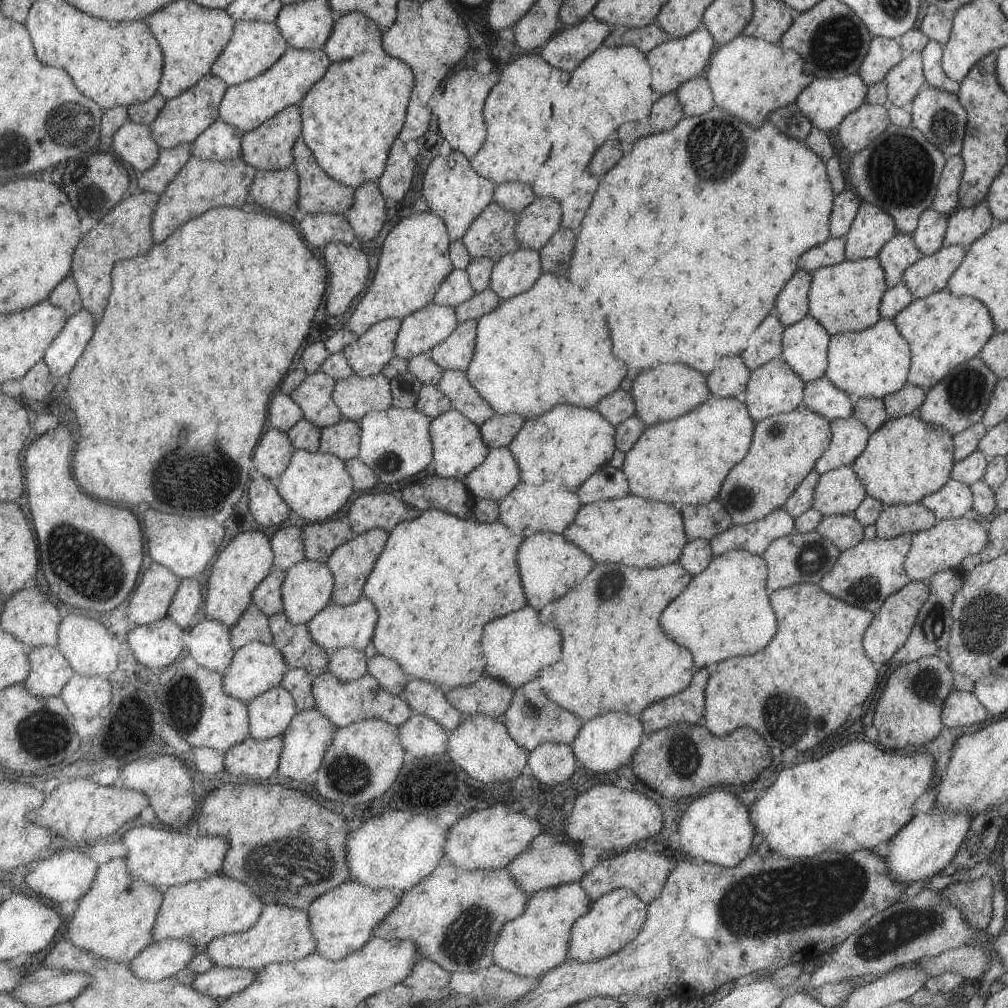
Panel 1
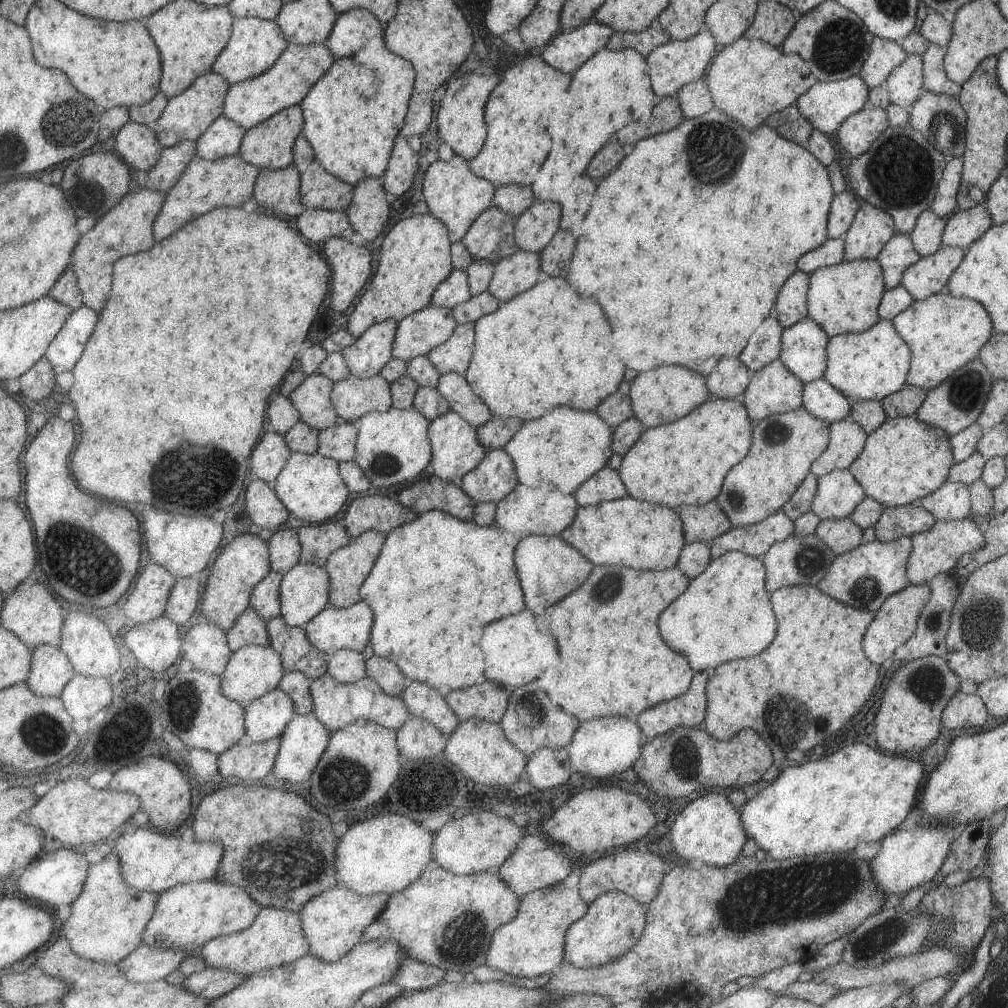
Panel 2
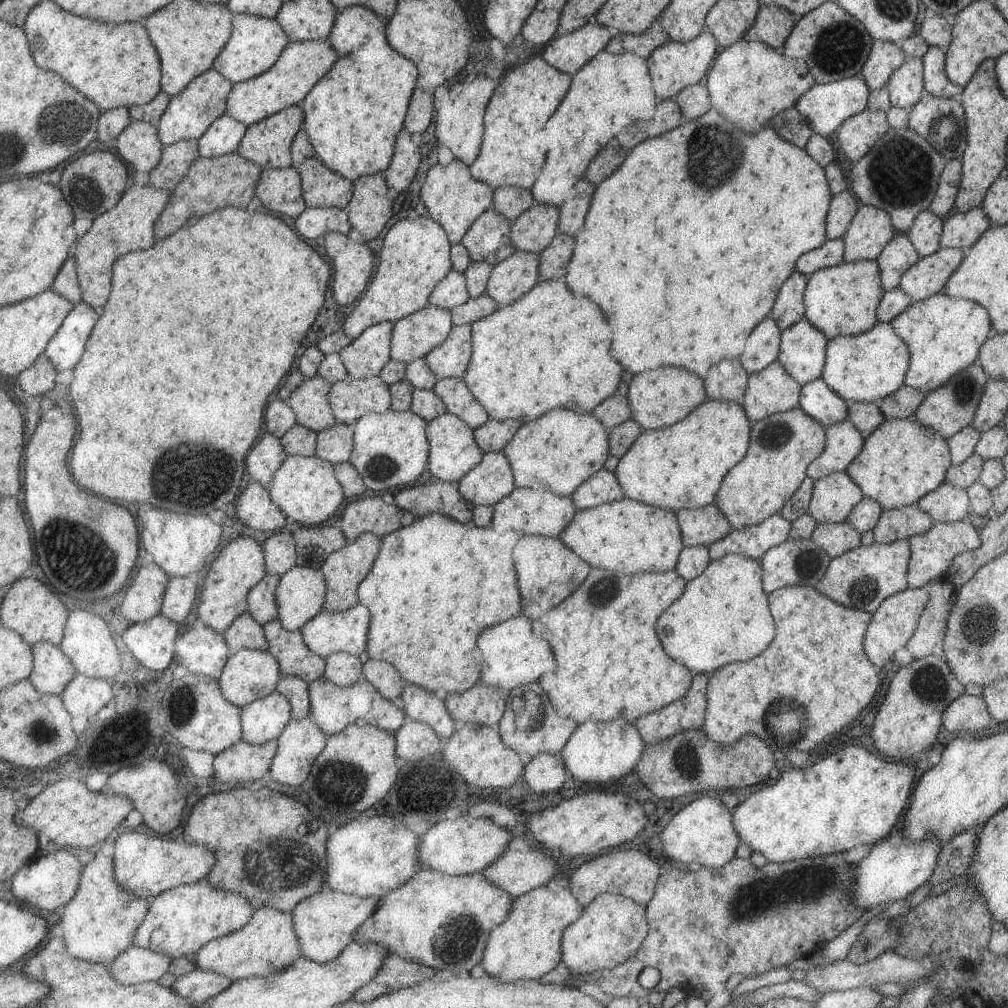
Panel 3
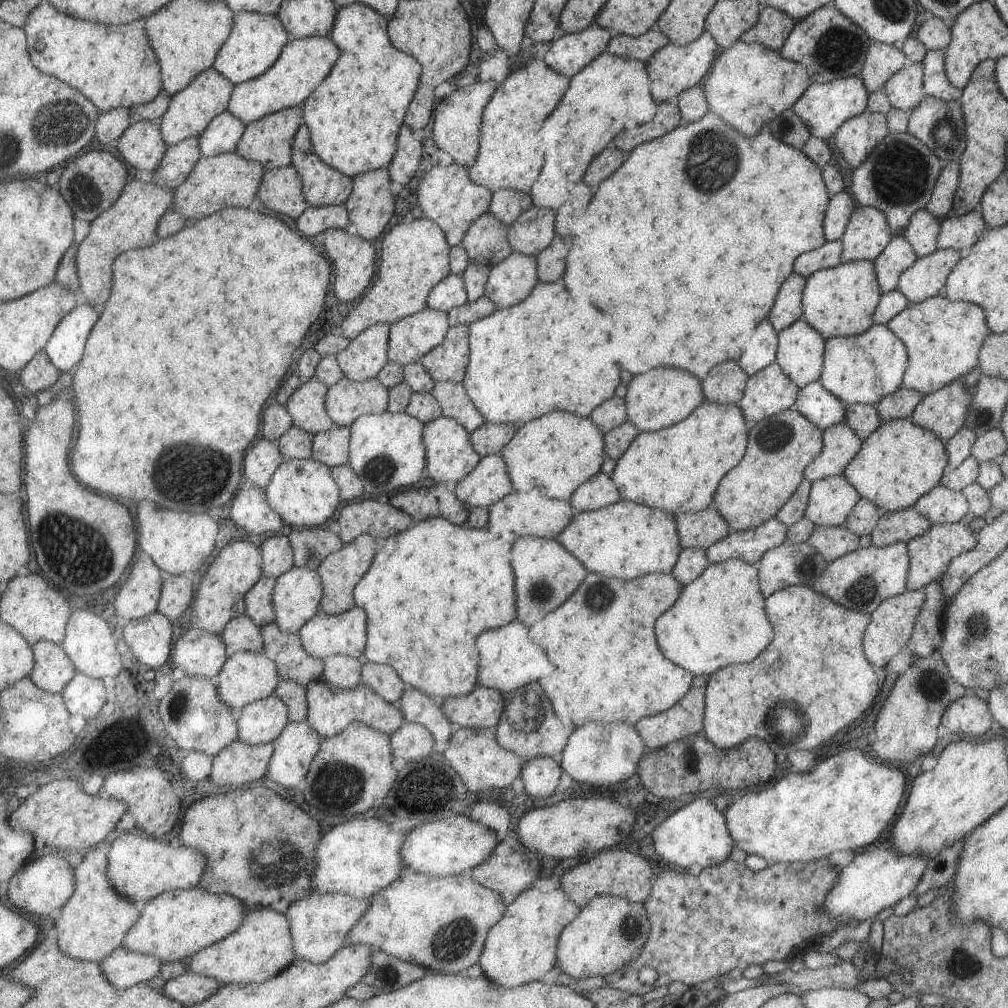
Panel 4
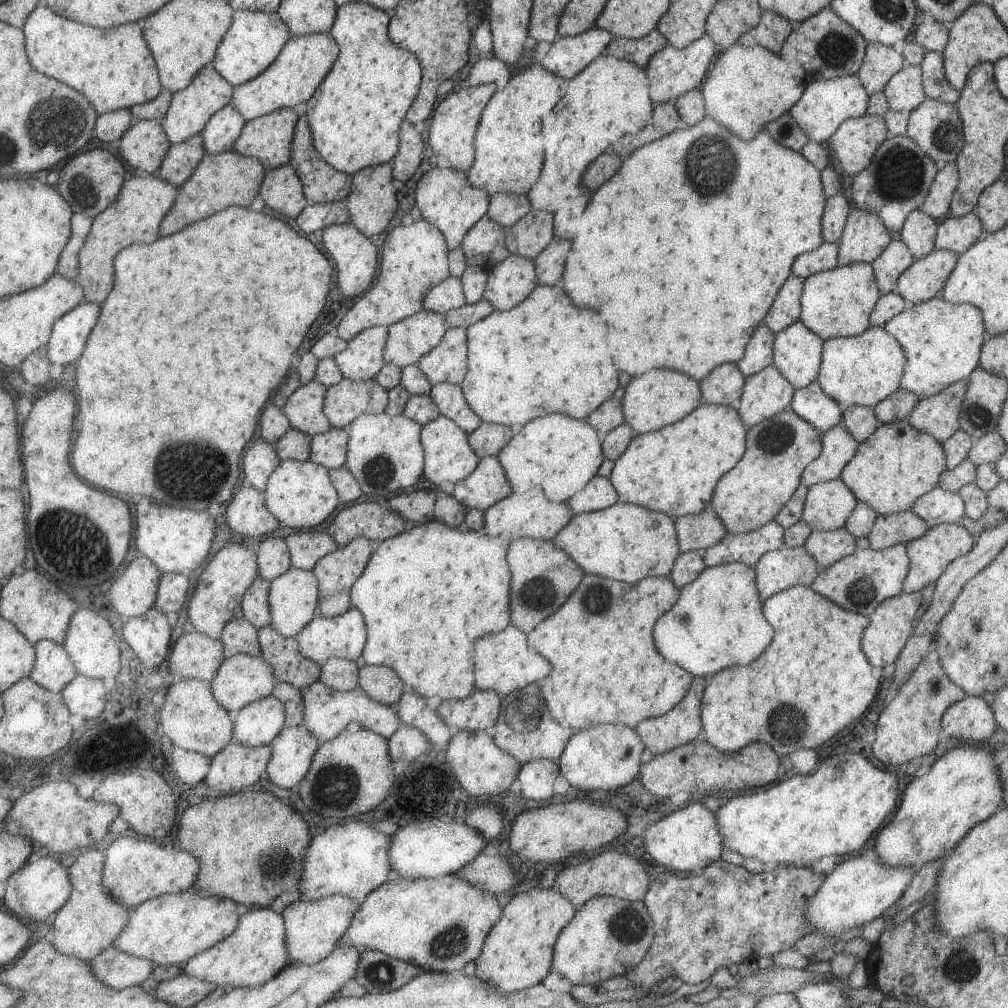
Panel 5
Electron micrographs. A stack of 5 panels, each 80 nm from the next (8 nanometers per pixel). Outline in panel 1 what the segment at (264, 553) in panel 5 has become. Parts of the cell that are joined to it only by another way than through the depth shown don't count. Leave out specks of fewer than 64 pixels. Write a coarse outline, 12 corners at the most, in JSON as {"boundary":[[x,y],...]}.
{"boundary":[[301,527],[272,536],[275,568],[288,571],[306,559]]}

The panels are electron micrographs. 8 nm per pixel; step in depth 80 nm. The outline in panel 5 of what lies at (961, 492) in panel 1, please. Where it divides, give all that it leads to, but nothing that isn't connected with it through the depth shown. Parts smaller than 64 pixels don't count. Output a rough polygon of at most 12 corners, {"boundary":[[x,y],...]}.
{"boundary":[[935,487],[910,509],[927,528],[957,523],[965,506],[956,491]]}

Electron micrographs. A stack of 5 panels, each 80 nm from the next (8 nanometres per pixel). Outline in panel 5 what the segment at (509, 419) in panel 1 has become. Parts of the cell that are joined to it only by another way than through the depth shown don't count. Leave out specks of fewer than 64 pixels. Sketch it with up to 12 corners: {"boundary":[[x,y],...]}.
{"boundary":[[494,423],[466,436],[477,458],[496,456],[515,429]]}

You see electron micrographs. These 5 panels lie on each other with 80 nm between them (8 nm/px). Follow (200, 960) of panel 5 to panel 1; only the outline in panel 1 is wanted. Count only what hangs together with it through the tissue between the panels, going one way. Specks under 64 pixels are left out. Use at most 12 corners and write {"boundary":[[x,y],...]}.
{"boundary":[[266,905],[242,933],[204,949],[215,965],[258,972],[317,951],[307,911]]}

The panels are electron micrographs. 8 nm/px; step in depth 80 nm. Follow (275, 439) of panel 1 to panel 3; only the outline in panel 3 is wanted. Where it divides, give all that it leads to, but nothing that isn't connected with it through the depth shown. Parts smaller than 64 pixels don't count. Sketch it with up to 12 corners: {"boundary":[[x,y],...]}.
{"boundary":[[266,432],[247,454],[247,475],[267,489],[289,454]]}

